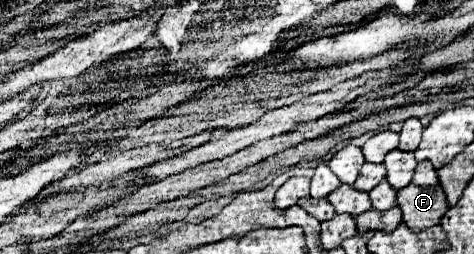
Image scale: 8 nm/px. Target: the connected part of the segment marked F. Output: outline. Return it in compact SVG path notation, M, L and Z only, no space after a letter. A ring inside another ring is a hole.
M420 161L412 183L398 191L398 207L404 213L404 223L414 233L440 223L448 211L448 201L430 161Z

